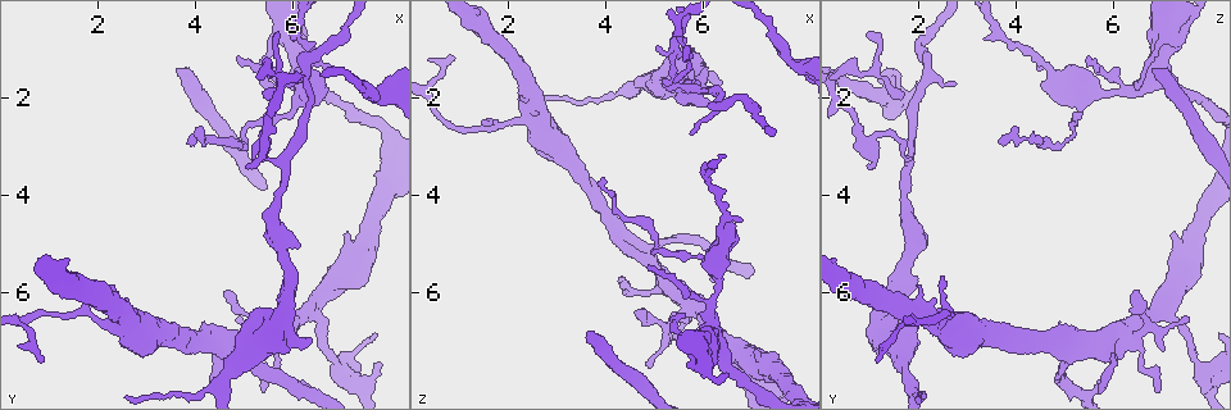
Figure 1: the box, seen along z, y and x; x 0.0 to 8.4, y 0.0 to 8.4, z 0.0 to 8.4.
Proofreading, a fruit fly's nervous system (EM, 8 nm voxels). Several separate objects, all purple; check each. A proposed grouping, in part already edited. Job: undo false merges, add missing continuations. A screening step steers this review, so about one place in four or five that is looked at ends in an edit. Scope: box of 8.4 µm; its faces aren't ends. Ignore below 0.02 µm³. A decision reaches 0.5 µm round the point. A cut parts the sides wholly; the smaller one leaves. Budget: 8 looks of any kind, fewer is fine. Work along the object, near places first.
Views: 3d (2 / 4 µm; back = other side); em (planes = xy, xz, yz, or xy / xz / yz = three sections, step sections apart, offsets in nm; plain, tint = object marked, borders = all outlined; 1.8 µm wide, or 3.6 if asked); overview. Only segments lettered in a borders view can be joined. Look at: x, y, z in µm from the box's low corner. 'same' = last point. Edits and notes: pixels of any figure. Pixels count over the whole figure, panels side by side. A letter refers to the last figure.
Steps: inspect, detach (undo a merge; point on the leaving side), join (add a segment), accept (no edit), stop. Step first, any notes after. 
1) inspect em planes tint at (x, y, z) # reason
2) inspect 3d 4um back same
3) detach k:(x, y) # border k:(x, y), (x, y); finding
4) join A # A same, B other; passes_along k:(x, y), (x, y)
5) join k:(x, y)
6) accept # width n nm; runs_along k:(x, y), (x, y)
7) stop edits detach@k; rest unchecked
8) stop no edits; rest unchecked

inspect em planes borders at (6.35, 6.90, 1.70) # an open end

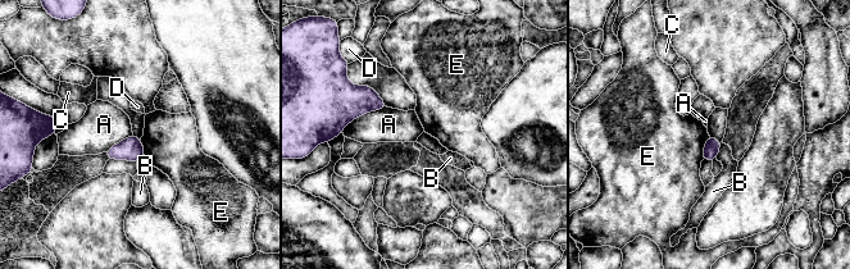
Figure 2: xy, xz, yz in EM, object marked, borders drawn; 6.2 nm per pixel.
accept # A other, B other, C other, D other, E other; border 2:(709, 136), (701, 159); none of them fits

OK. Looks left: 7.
inspect em xz step 4 borders at (5.75, 1.75, 2.75) # thin end

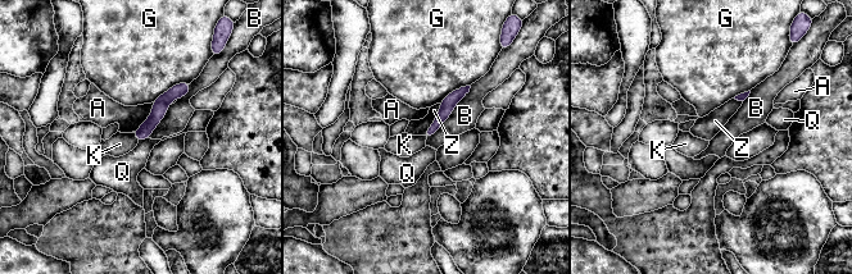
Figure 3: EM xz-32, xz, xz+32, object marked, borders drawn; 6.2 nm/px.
accept # A other, B other, G other, K other, Q other, Z other; border 3:(471, 86), (451, 115), (426, 140); no lettered segment goes on from it

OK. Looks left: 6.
inspect 3d 2um at (3.60, 1.40, 6.85) # free end

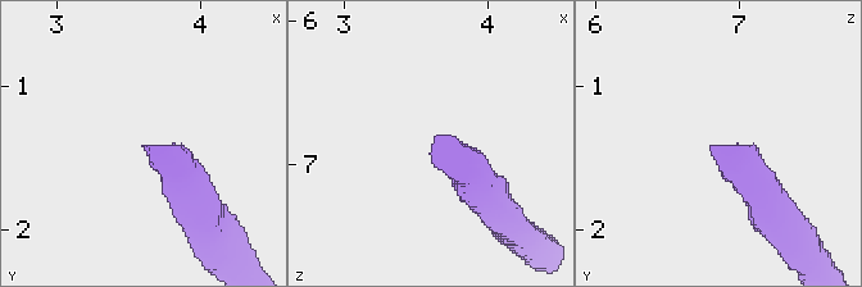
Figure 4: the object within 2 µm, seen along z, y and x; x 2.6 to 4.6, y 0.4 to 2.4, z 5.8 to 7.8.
inspect em planes borders at (3.64, 1.42, 6.80)

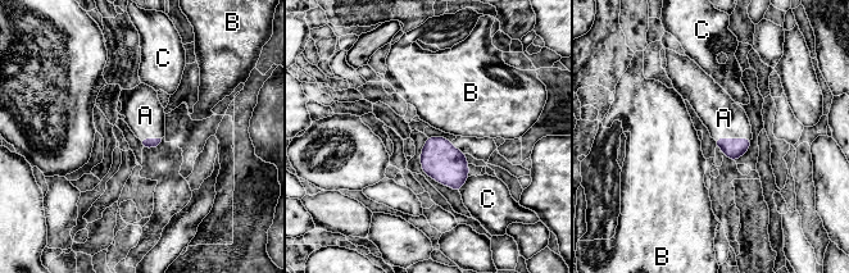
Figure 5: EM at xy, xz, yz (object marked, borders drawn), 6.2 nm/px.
join A # longest_contact A 240 nm; A same, B other, C other; it goes on there

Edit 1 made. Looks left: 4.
stop edits join@5; rest unchecked

